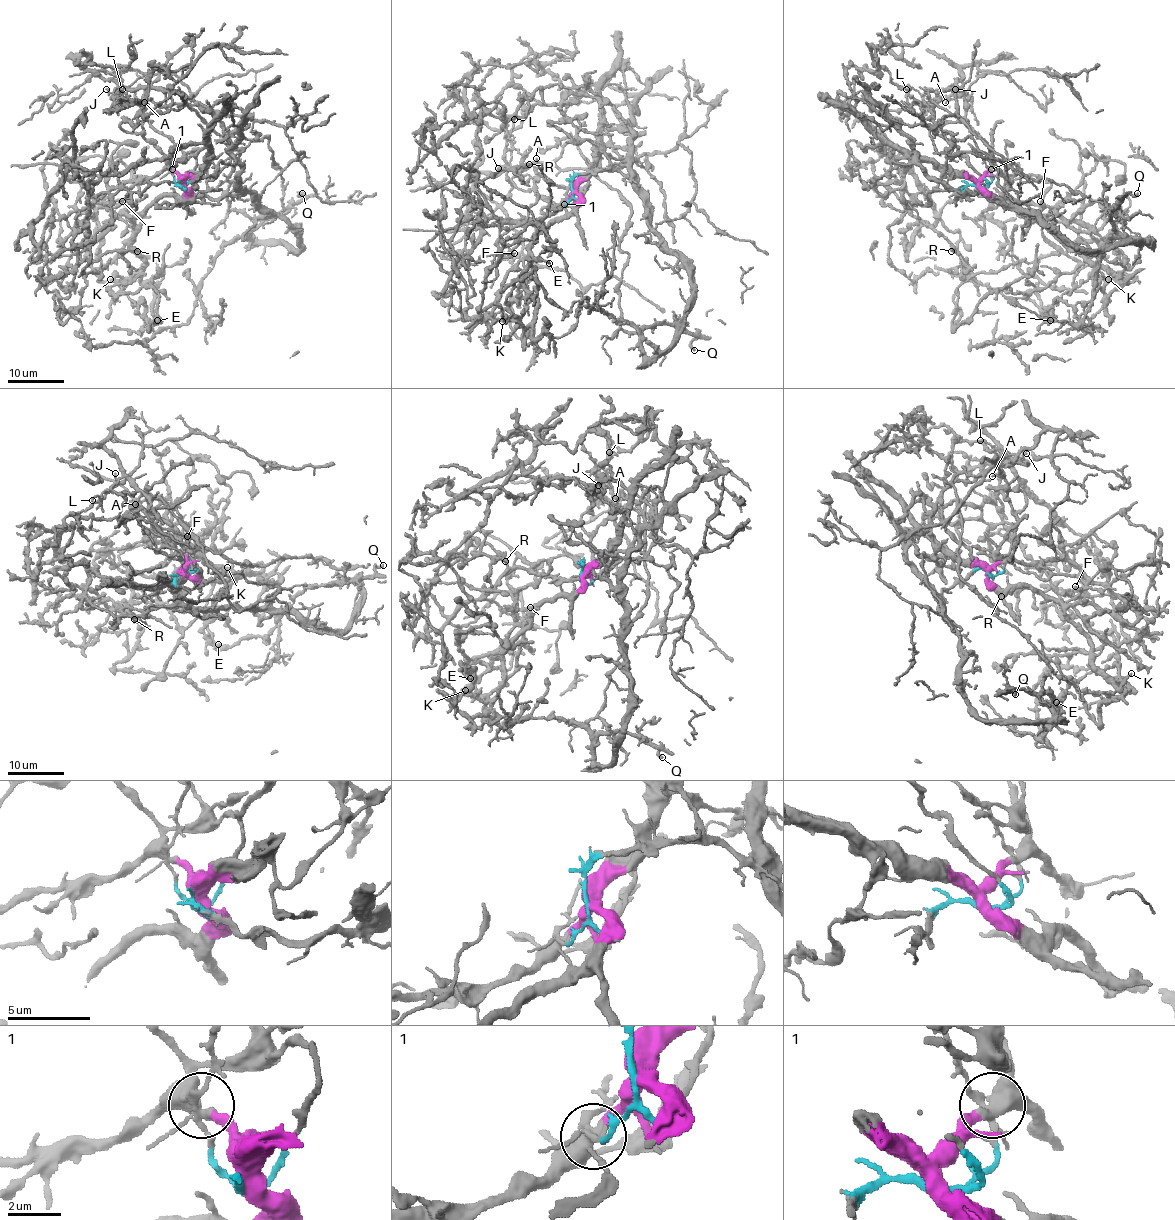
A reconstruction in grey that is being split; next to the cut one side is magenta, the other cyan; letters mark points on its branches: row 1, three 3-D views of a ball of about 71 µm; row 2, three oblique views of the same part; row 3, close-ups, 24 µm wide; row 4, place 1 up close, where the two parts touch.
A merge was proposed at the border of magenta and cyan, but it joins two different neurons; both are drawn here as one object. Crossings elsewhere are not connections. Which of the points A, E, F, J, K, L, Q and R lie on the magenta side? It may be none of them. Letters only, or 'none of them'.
A, E, F, J, K, L, R

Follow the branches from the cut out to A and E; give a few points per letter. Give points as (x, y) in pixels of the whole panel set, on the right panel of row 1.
A: (978, 186), (992, 168), (989, 146), (968, 124), (965, 101), (955, 97), (945, 103)
E: (978, 186), (1006, 196), (1112, 273), (1108, 281), (1095, 275), (1066, 292), (1047, 313), (1050, 320)

